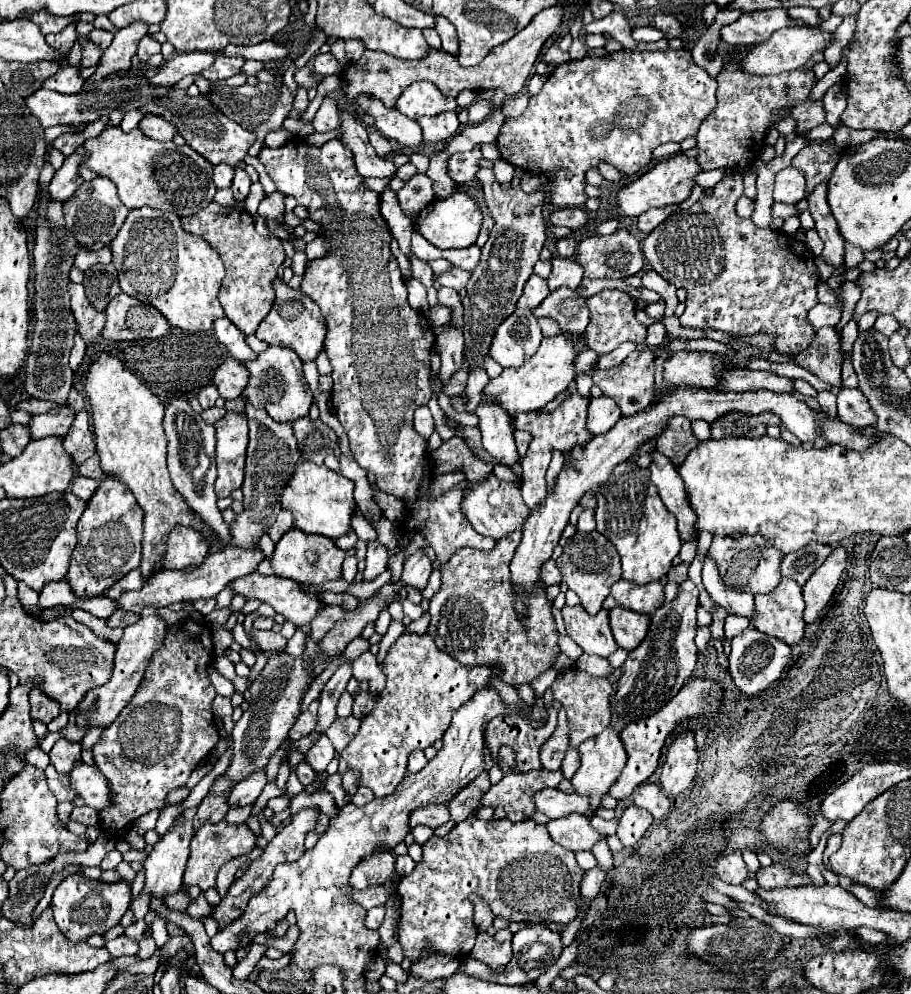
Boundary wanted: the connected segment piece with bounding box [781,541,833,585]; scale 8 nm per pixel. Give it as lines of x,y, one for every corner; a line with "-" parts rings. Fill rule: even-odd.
807,543
795,553
789,553
781,559
781,575
797,581
803,585
827,559
827,555
833,551
833,545
823,545
823,543

